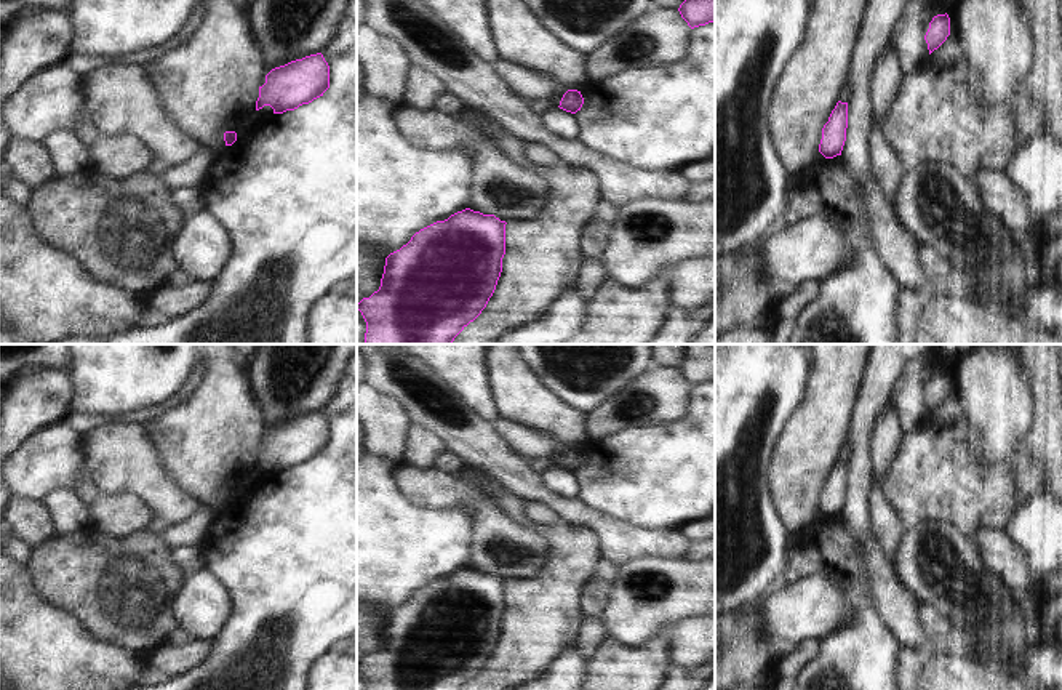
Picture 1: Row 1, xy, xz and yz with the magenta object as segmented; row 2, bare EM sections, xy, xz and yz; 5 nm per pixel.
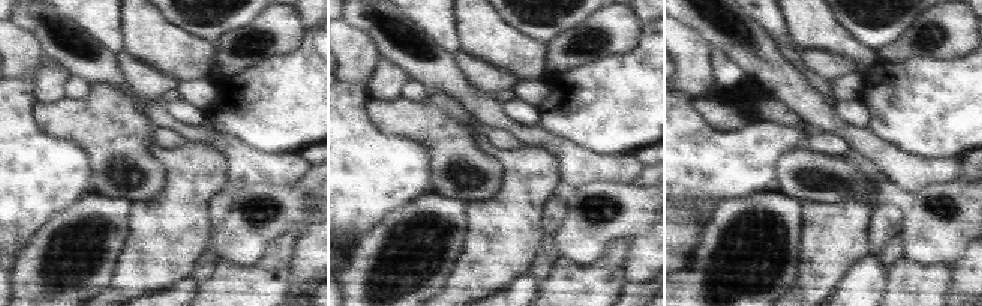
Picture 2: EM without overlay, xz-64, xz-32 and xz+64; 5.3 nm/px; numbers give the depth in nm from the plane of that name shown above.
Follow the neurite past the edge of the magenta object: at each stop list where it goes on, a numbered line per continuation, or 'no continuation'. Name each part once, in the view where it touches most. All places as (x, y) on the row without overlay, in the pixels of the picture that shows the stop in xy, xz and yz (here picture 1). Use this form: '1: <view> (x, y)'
no continuation

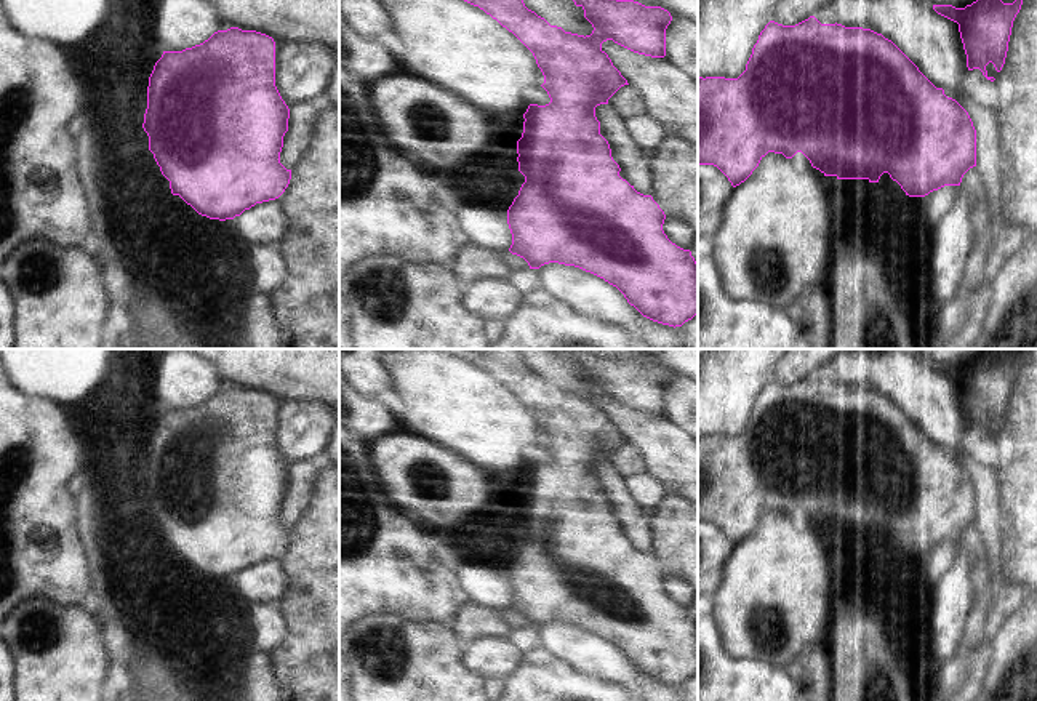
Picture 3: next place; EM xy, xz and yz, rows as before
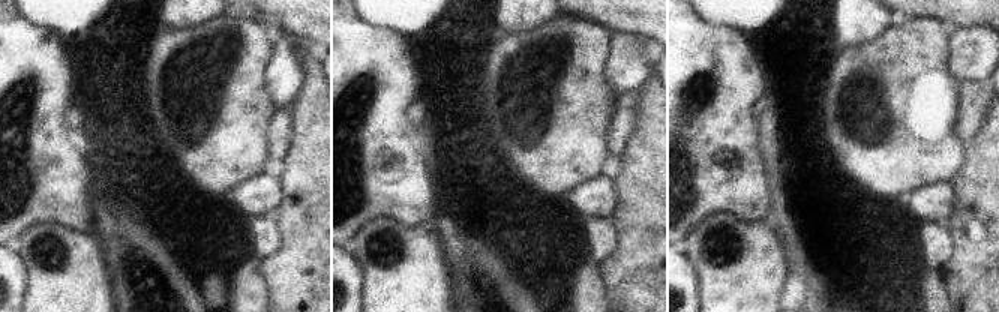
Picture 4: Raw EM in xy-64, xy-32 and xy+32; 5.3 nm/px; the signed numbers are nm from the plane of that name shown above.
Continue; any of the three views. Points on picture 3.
1: xy (138, 541)

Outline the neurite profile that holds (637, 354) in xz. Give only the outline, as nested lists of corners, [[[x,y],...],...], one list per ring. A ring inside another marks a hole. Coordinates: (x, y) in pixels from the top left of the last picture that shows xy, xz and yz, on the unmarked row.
[[[587,349],[595,355],[608,355],[616,359],[634,359],[645,365],[658,365],[647,352],[642,349]]]

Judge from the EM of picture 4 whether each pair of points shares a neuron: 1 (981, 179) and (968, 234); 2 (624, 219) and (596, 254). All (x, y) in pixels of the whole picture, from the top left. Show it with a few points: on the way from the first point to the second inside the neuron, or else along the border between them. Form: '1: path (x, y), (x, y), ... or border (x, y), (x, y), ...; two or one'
1: path (981, 192), (981, 221); one
2: border (611, 218), (615, 248), (597, 263); two

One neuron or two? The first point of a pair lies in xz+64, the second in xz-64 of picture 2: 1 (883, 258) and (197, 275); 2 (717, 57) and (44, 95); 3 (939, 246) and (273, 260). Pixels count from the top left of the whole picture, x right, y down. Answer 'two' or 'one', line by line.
1: one
2: one
3: two

